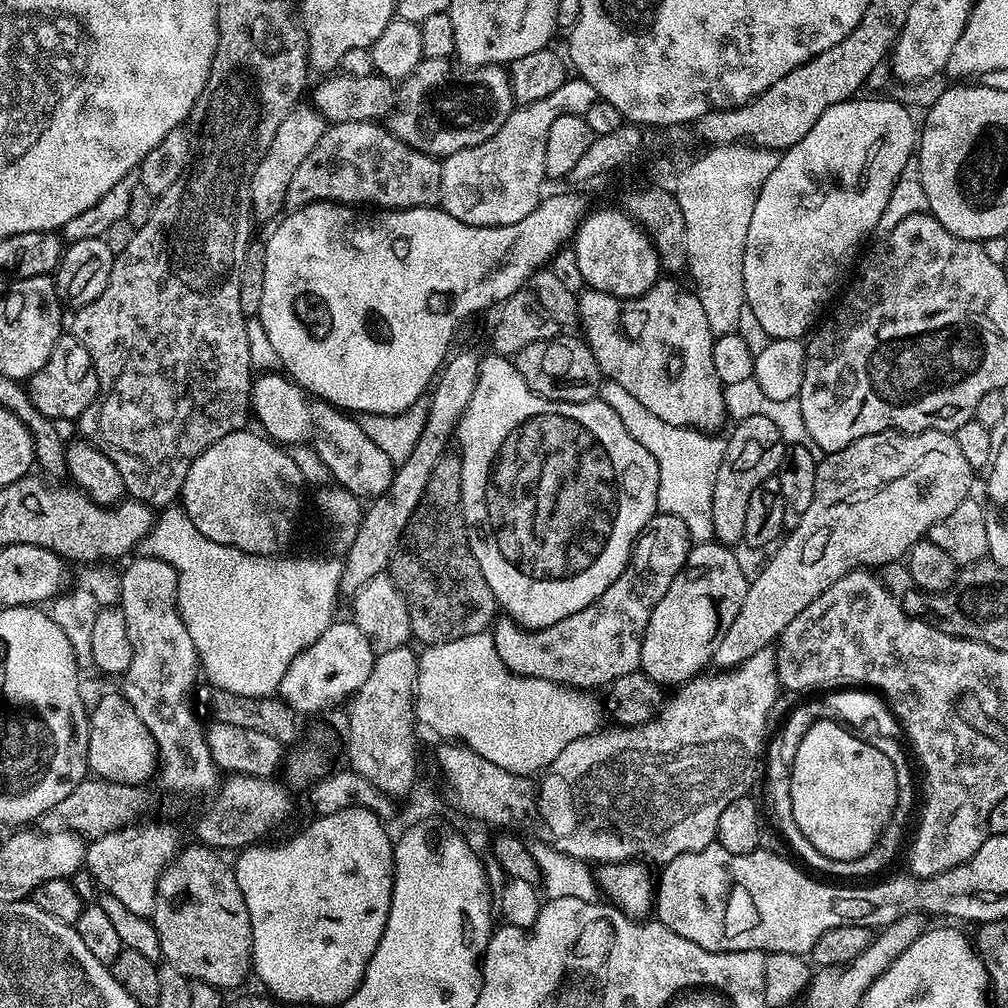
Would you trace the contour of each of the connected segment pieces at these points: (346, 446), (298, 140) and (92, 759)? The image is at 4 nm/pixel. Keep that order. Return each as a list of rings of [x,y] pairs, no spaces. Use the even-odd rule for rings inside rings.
[[[276,370],[257,375],[252,381],[250,412],[269,440],[281,446],[311,445],[328,468],[331,479],[347,492],[361,498],[375,498],[390,486],[394,463],[363,432],[359,419],[309,396],[287,375]]]
[[[300,102],[295,108],[282,118],[278,131],[274,133],[274,142],[270,142],[270,150],[258,162],[252,179],[252,211],[257,217],[268,220],[279,208],[285,207],[286,186],[290,184],[290,178],[294,176],[294,170],[306,159],[306,154],[318,146],[318,138],[322,138],[326,121],[324,115],[313,108],[311,103]]]
[[[119,691],[108,692],[96,705],[91,705],[90,715],[86,720],[86,768],[93,777],[109,780],[115,784],[147,785],[151,776],[158,772],[158,753],[156,743],[148,727],[138,718],[134,706]]]

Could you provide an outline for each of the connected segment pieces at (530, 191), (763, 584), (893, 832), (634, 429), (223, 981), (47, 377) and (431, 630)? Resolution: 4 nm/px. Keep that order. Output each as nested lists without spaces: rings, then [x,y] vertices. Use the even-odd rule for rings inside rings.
[[[568,78],[554,90],[554,94],[546,94],[546,98],[538,98],[538,102],[513,107],[510,118],[502,122],[498,134],[486,138],[486,142],[478,146],[443,157],[439,207],[458,218],[458,222],[470,226],[497,228],[522,222],[522,218],[535,210],[542,199],[541,193],[536,191],[540,183],[545,183],[546,177],[543,159],[538,158],[538,154],[543,153],[546,134],[550,134],[554,118],[583,116],[597,99],[590,82]]]
[[[895,430],[879,432],[870,434],[866,438],[858,438],[858,442],[850,442],[850,446],[846,446],[842,450],[827,453],[823,459],[816,465],[814,498],[810,498],[810,506],[806,509],[806,514],[802,514],[802,522],[798,522],[798,526],[790,529],[787,535],[779,541],[778,547],[775,549],[777,552],[769,558],[768,565],[756,577],[754,575],[751,577],[748,593],[742,602],[742,610],[738,610],[738,618],[734,618],[734,622],[730,622],[730,630],[726,630],[726,634],[722,634],[722,642],[718,642],[711,658],[711,663],[717,664],[715,666],[717,669],[736,668],[742,662],[746,662],[746,658],[754,658],[754,654],[758,654],[758,650],[775,645],[776,641],[780,639],[782,630],[786,630],[786,626],[790,626],[790,622],[794,622],[794,618],[798,618],[798,614],[802,614],[802,610],[806,610],[806,606],[810,606],[810,602],[814,602],[814,598],[818,598],[826,590],[830,590],[830,586],[834,582],[838,582],[838,578],[842,578],[846,573],[855,572],[861,566],[872,566],[868,564],[879,566],[895,560],[903,561],[909,550],[919,540],[927,537],[930,526],[934,526],[934,522],[942,522],[942,518],[946,518],[946,514],[950,514],[958,507],[958,502],[969,499],[968,487],[971,486],[972,476],[974,476],[974,470],[966,462],[962,450],[958,450],[955,435],[946,432],[897,432]]]
[[[897,777],[894,782],[898,786],[898,798],[893,801],[892,817],[888,820],[888,823],[884,825],[884,829],[877,835],[876,844],[874,847],[868,849],[868,852],[864,856],[854,860],[840,860],[832,859],[828,855],[822,854],[820,850],[808,838],[806,834],[798,828],[798,824],[795,822],[790,812],[784,812],[778,820],[778,826],[781,834],[786,838],[791,848],[805,861],[802,861],[807,867],[812,866],[817,873],[826,872],[832,876],[838,876],[840,878],[864,878],[872,874],[878,873],[884,869],[896,856],[901,844],[906,826],[910,820],[910,814],[915,811],[914,806],[914,784],[908,778]]]
[[[605,379],[600,385],[599,399],[613,416],[622,418],[626,430],[642,446],[653,454],[658,462],[659,482],[657,509],[681,518],[687,526],[689,537],[695,543],[707,543],[713,539],[713,488],[721,460],[724,457],[725,441],[714,434],[699,429],[676,427],[662,421],[646,410],[634,394],[629,394],[618,382]]]
[[[192,842],[192,845],[181,847],[176,853],[175,860],[165,868],[160,875],[160,881],[156,887],[156,905],[150,917],[152,925],[158,930],[158,942],[160,943],[161,957],[170,966],[174,966],[175,970],[180,970],[182,975],[187,976],[190,981],[197,980],[198,982],[206,982],[210,986],[221,990],[229,990],[228,988],[236,988],[243,982],[247,976],[250,976],[252,967],[252,923],[250,922],[250,914],[246,906],[246,898],[242,894],[242,890],[236,881],[235,871],[223,860],[221,853],[215,848],[210,848],[206,844]]]
[[[64,334],[54,346],[46,366],[42,366],[42,370],[38,370],[32,379],[27,381],[26,389],[34,406],[49,420],[76,422],[91,404],[96,403],[100,390],[100,379],[94,370],[86,346],[82,346],[82,342],[78,342],[76,336]]]
[[[421,501],[417,508],[424,512],[424,516],[420,516],[420,520],[410,518],[412,528],[406,526],[390,565],[391,578],[398,586],[410,614],[413,637],[417,641],[420,639],[421,645],[431,646],[487,631],[497,617],[498,605],[494,592],[482,576],[482,566],[478,566],[468,545],[468,528],[464,524],[463,508],[458,512],[456,508],[424,508]]]

